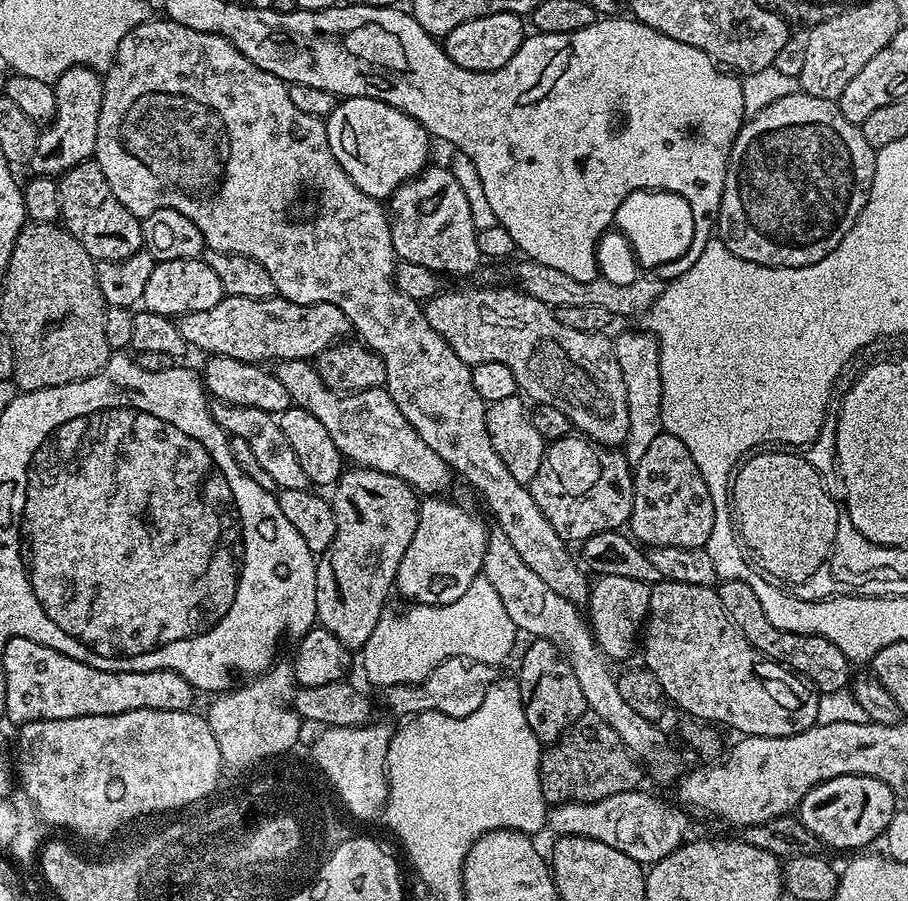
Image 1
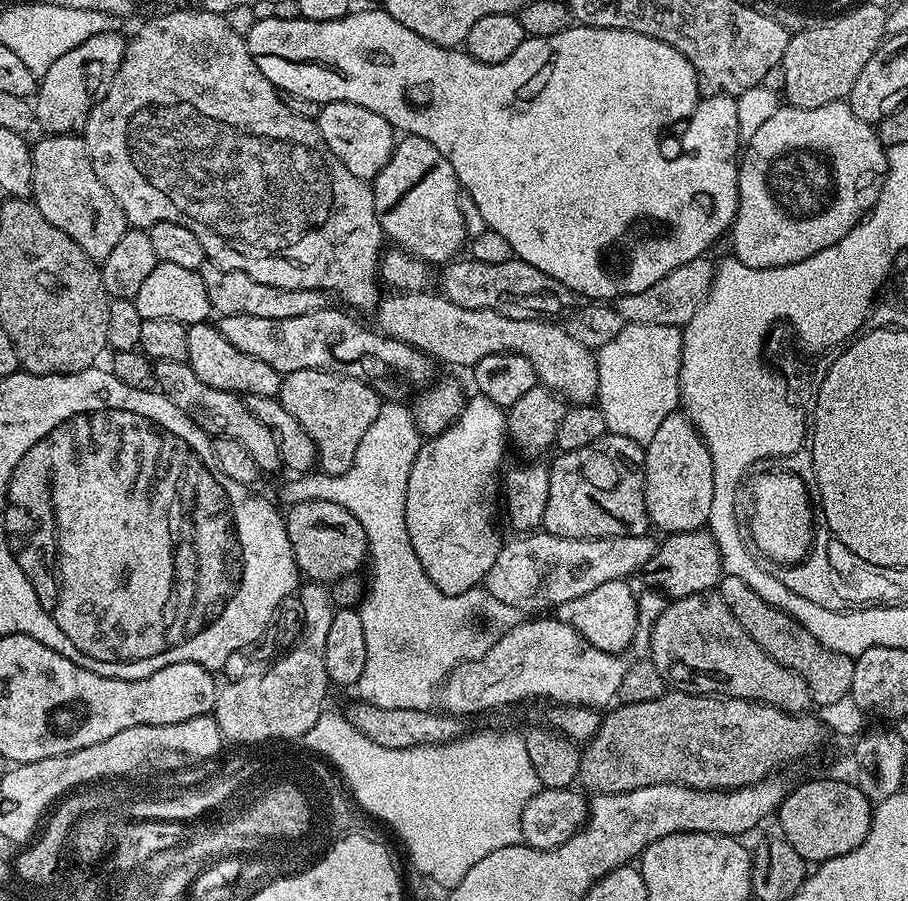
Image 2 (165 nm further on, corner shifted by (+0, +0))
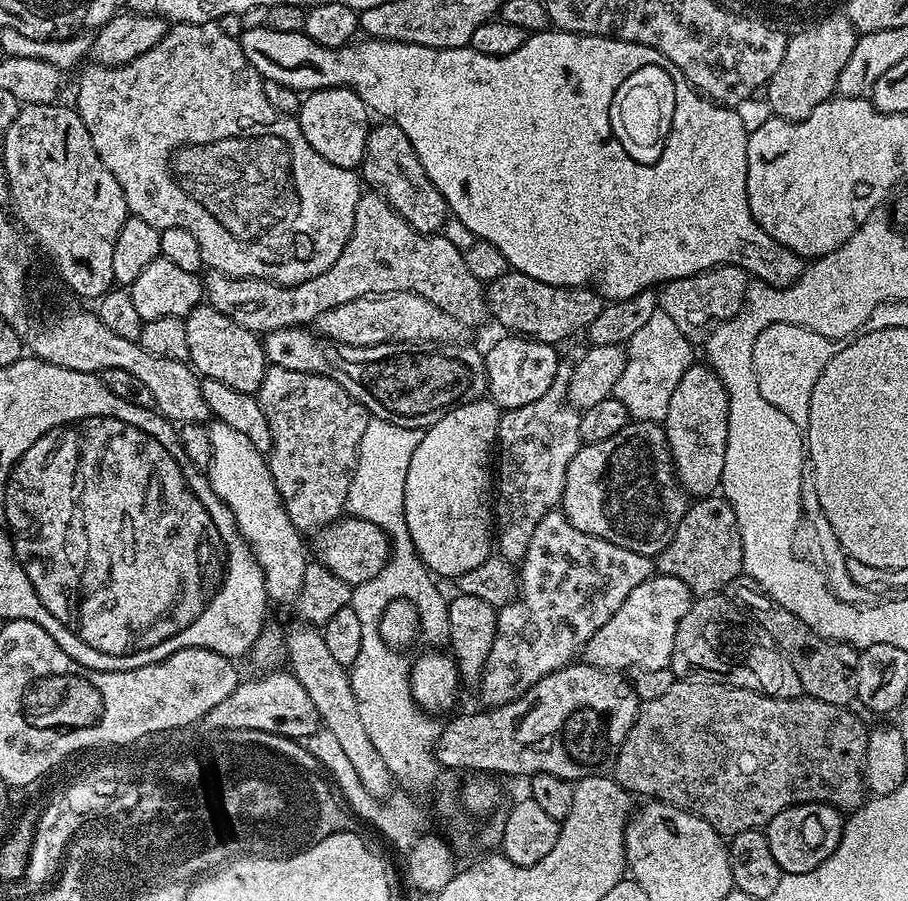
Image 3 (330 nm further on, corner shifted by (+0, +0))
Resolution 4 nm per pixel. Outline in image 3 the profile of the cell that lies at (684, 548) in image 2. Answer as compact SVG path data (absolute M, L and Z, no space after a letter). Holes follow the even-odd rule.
M713 494L689 503L682 522L678 522L678 530L674 530L674 538L670 538L670 546L666 546L666 550L655 557L654 568L659 575L673 576L686 582L686 586L697 597L723 593L728 584L734 582L734 578L738 578L744 570L742 534L738 530L738 518L734 518L730 502L723 495Z

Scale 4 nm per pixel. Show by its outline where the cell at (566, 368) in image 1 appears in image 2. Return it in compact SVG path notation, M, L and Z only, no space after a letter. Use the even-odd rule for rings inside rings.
M432 290L423 292L396 292L392 297L381 299L374 309L376 315L375 327L383 335L392 340L401 340L403 344L410 345L423 352L433 361L441 360L444 364L468 364L474 366L482 358L499 352L513 352L522 354L530 366L534 366L537 381L543 387L564 397L565 401L573 405L590 404L597 399L599 390L599 368L596 365L597 353L591 348L582 346L582 342L570 338L570 334L559 323L550 320L519 320L506 318L490 310L466 310L466 306L454 306L445 296Z

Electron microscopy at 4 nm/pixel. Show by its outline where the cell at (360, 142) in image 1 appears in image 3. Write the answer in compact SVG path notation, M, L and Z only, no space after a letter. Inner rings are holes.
M319 88L316 92L307 93L300 101L298 119L302 134L306 134L306 142L326 158L326 162L334 162L334 166L359 169L364 163L364 151L368 141L370 110L358 98L358 94L350 88Z

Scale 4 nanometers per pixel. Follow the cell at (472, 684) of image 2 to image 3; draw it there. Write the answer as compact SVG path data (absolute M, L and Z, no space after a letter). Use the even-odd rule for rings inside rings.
M653 574L646 582L634 586L626 594L626 602L590 638L582 650L583 663L596 668L605 668L608 672L623 673L624 668L635 670L662 670L672 663L674 638L678 634L678 622L686 618L690 606L694 603L694 593L673 576Z

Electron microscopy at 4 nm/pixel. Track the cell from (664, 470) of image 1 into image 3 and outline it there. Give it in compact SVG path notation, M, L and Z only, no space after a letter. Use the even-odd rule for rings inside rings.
M692 363L679 379L662 423L681 488L692 498L713 495L720 488L722 466L726 466L728 395L726 386L707 363Z

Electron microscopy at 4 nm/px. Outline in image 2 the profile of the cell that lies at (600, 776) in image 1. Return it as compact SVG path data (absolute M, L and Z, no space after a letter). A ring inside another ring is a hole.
M668 690L663 696L654 698L654 702L620 704L613 707L607 715L601 719L598 730L583 745L580 754L578 780L592 794L618 794L659 784L681 784L707 792L745 788L757 784L765 776L773 775L777 771L775 768L818 751L824 744L824 735L826 736L823 722L815 715L783 712L769 704L758 704L754 700L739 700L720 694L699 696Z

